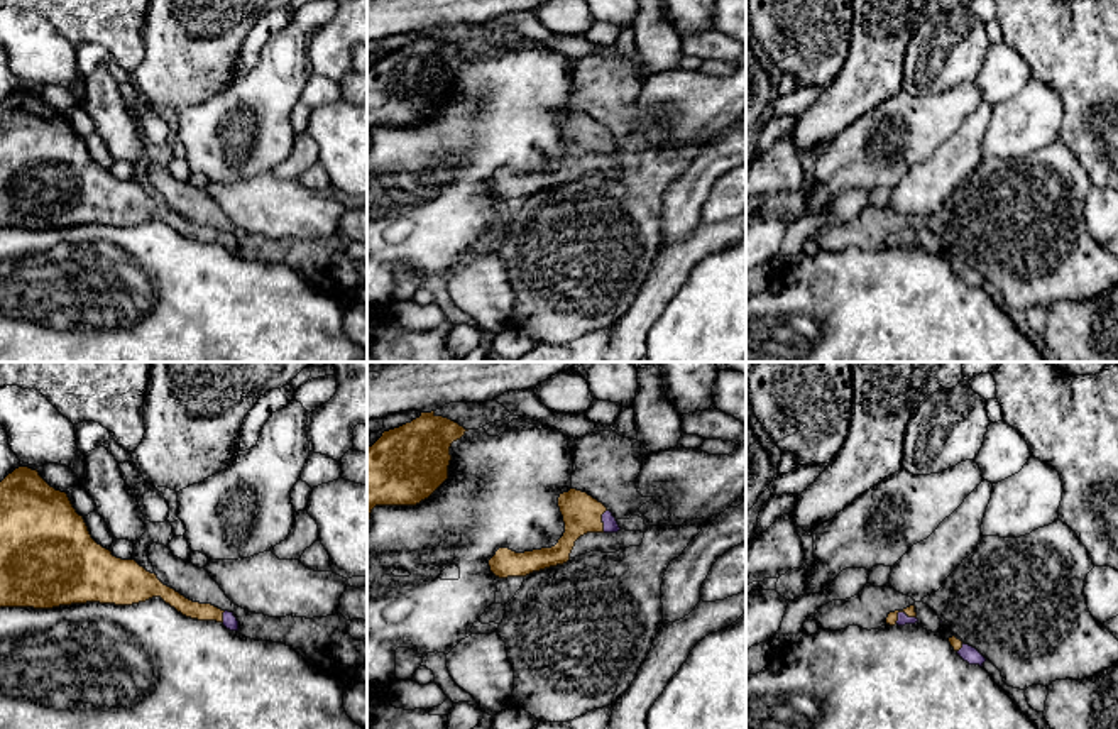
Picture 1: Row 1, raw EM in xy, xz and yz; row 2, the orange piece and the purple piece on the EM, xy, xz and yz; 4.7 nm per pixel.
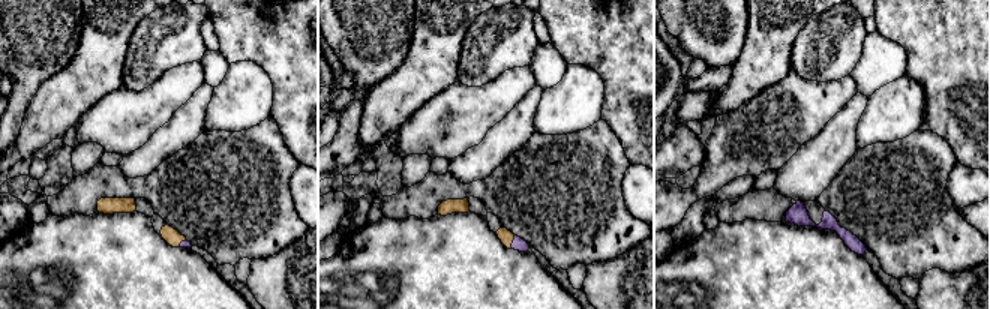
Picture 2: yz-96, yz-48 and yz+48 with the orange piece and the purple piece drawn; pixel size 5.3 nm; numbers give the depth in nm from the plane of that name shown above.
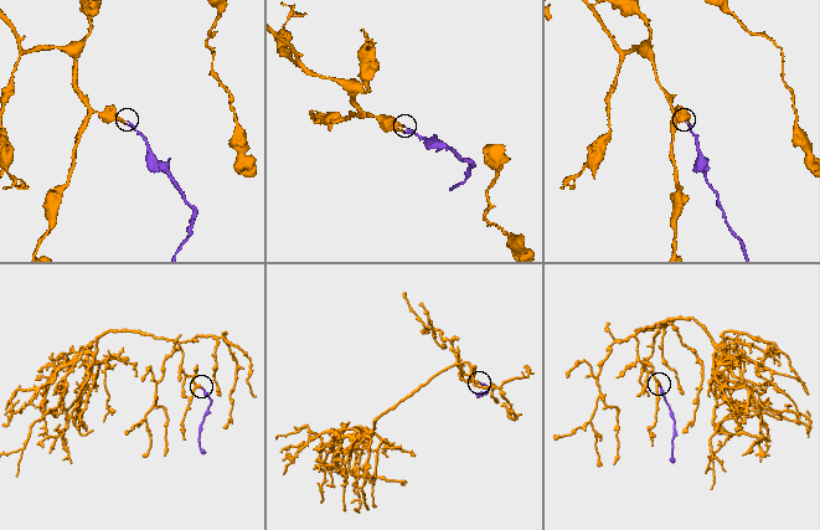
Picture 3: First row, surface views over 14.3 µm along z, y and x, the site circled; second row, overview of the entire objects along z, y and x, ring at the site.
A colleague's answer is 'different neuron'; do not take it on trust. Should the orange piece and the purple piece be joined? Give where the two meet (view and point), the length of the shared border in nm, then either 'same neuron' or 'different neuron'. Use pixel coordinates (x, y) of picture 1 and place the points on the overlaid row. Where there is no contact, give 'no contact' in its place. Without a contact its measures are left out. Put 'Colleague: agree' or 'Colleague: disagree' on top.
Colleague: disagree
yz (902, 611) | 110 nm | same neuron

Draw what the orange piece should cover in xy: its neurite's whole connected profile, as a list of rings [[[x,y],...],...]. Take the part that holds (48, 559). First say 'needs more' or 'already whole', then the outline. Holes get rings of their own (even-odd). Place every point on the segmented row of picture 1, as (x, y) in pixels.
needs more | [[[19,467],[0,482],[0,607],[52,609],[71,604],[132,606],[161,597],[186,617],[216,621],[238,631],[233,612],[186,599],[135,560],[122,560],[98,545],[66,492],[51,487],[36,470]]]

